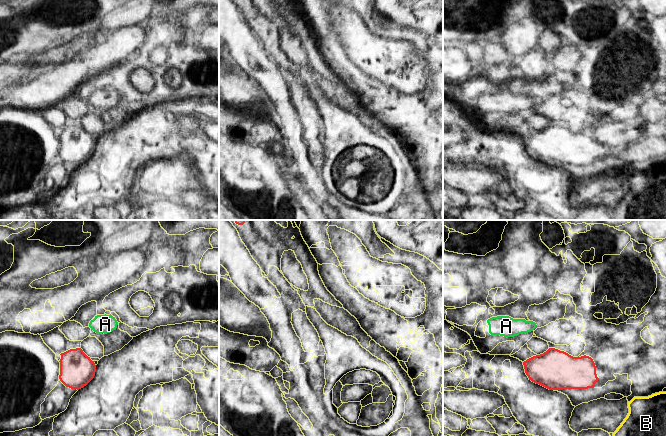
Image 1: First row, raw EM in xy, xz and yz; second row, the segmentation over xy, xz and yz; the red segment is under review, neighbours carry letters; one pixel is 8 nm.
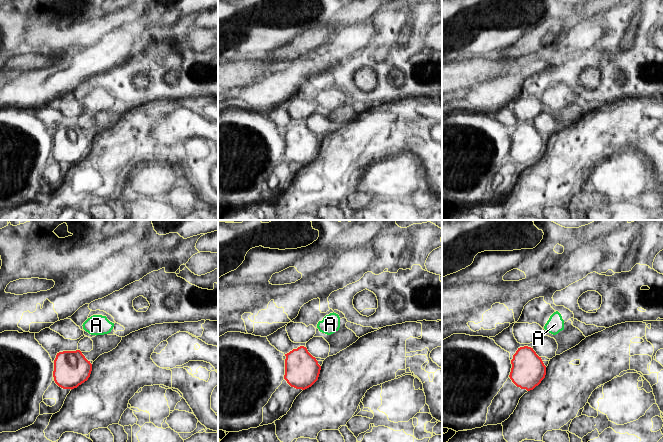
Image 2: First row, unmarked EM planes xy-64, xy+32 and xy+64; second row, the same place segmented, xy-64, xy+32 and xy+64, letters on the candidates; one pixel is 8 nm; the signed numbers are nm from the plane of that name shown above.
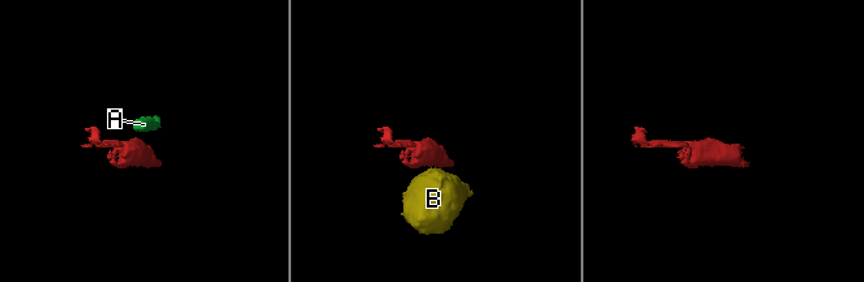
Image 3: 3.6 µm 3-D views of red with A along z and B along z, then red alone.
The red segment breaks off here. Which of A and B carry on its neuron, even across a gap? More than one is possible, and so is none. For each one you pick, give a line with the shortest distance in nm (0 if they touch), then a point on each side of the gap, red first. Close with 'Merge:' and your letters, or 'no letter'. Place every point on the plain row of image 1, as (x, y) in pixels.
Merge: no letter

